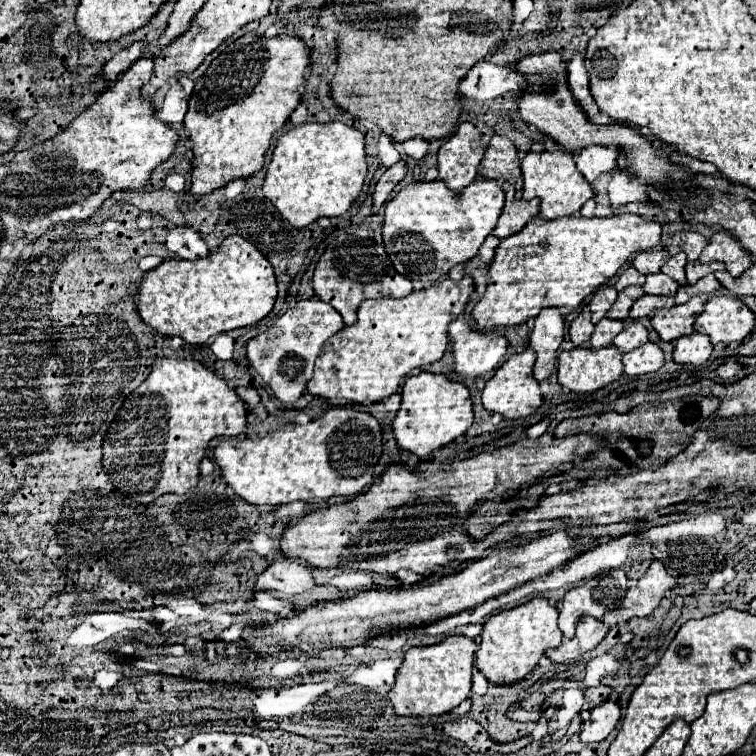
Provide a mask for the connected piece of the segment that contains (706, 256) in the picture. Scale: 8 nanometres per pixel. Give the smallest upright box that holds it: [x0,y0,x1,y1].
[701,231,753,277]

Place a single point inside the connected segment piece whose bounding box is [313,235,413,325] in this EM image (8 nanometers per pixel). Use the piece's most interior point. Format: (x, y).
(352, 269)

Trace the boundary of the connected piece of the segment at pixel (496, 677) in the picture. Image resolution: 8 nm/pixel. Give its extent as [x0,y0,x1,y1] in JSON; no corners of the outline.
[475,597,563,685]

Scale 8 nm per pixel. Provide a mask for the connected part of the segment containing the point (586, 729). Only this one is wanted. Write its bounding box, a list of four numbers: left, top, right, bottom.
[579,701,621,743]

